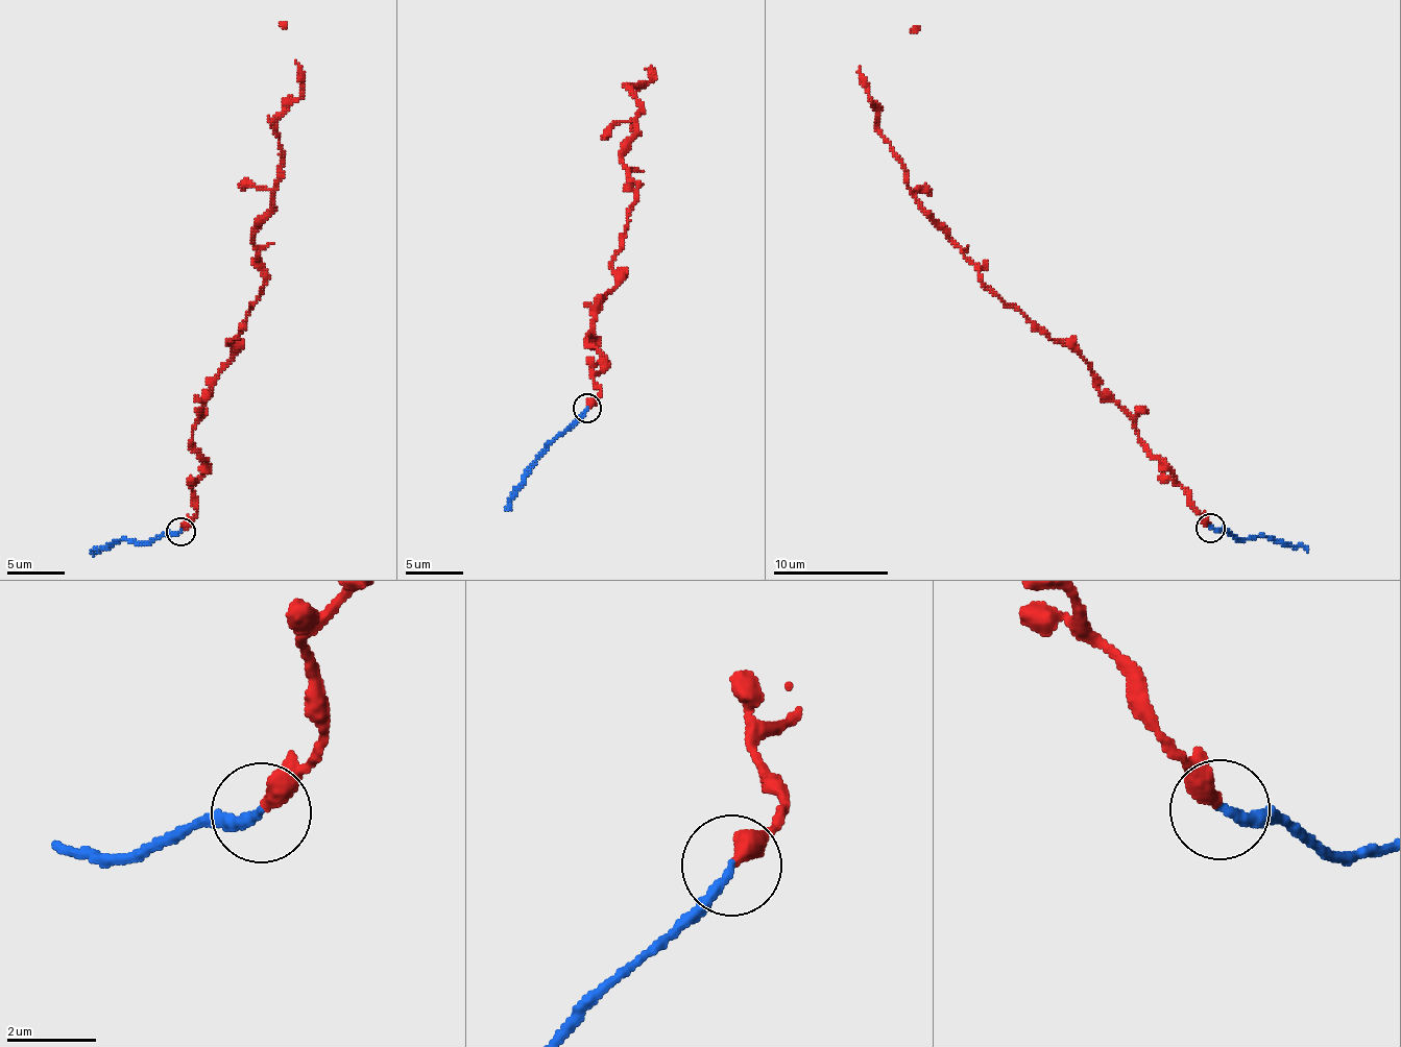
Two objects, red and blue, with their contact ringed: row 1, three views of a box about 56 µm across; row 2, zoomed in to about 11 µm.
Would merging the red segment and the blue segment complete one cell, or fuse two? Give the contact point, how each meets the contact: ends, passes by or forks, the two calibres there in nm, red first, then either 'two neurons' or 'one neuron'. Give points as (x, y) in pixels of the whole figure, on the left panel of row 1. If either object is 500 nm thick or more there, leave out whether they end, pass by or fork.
(180, 531) | red ends | blue ends | 400/240 nm | two neurons

